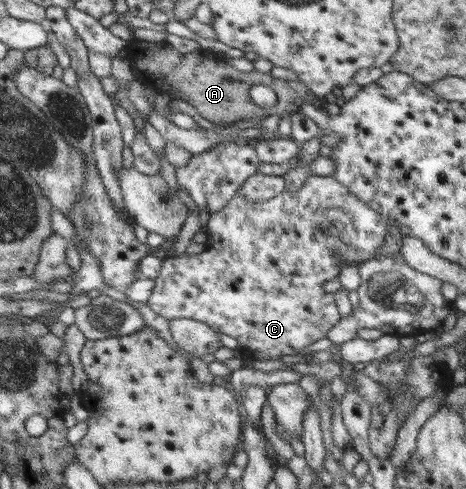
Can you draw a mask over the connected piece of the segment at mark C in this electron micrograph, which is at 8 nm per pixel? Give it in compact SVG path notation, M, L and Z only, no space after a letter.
M311 174L301 184L297 192L289 192L287 188L283 188L279 194L269 198L267 201L253 201L251 203L251 201L245 201L237 192L223 209L219 210L218 213L209 215L206 229L207 240L203 253L189 255L184 252L180 257L176 257L175 255L173 258L166 258L162 261L161 272L154 280L154 289L146 305L168 321L171 319L180 319L181 317L201 321L209 325L209 328L213 329L216 333L220 332L235 338L239 342L237 350L245 353L249 357L249 360L252 360L255 352L263 353L263 359L280 359L282 355L299 354L305 347L312 345L320 339L327 338L329 330L340 322L342 318L337 310L333 294L324 291L324 284L327 281L338 280L340 272L346 264L358 268L362 262L374 259L377 249L385 243L385 235L387 235L389 227L383 222L382 214L379 214L377 210L371 209L369 205L351 194L345 185L339 182L335 176Z

